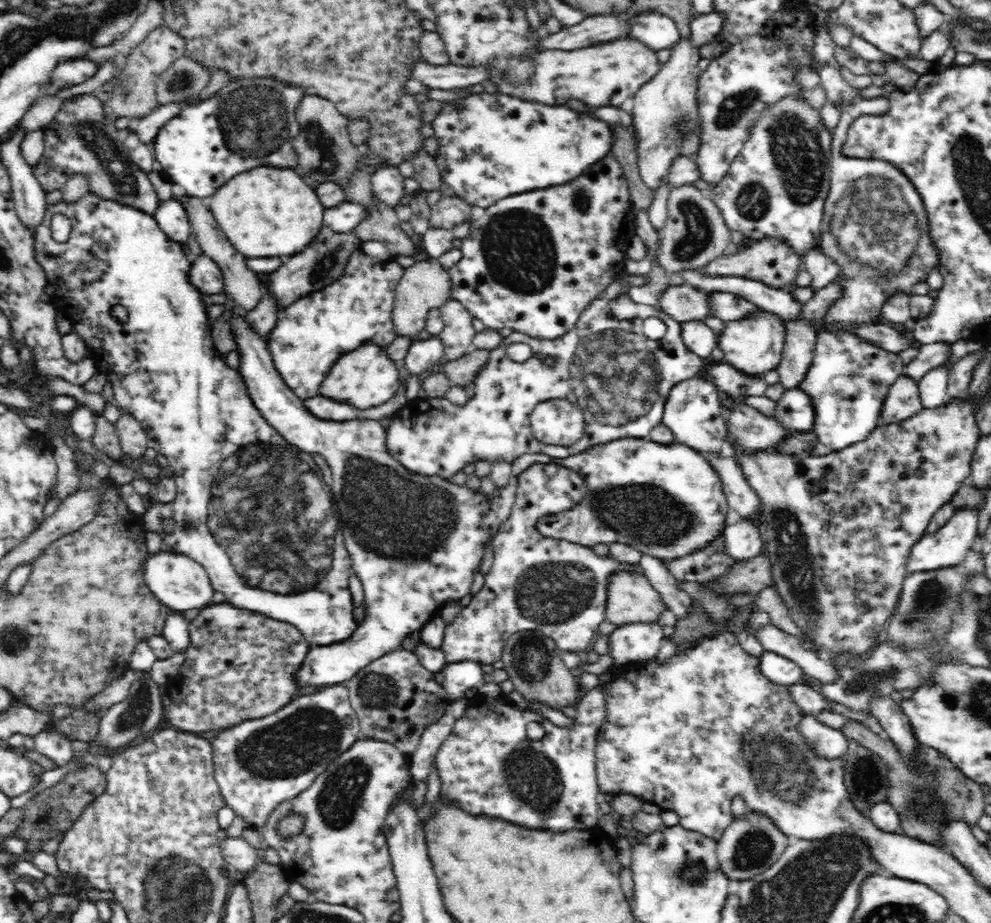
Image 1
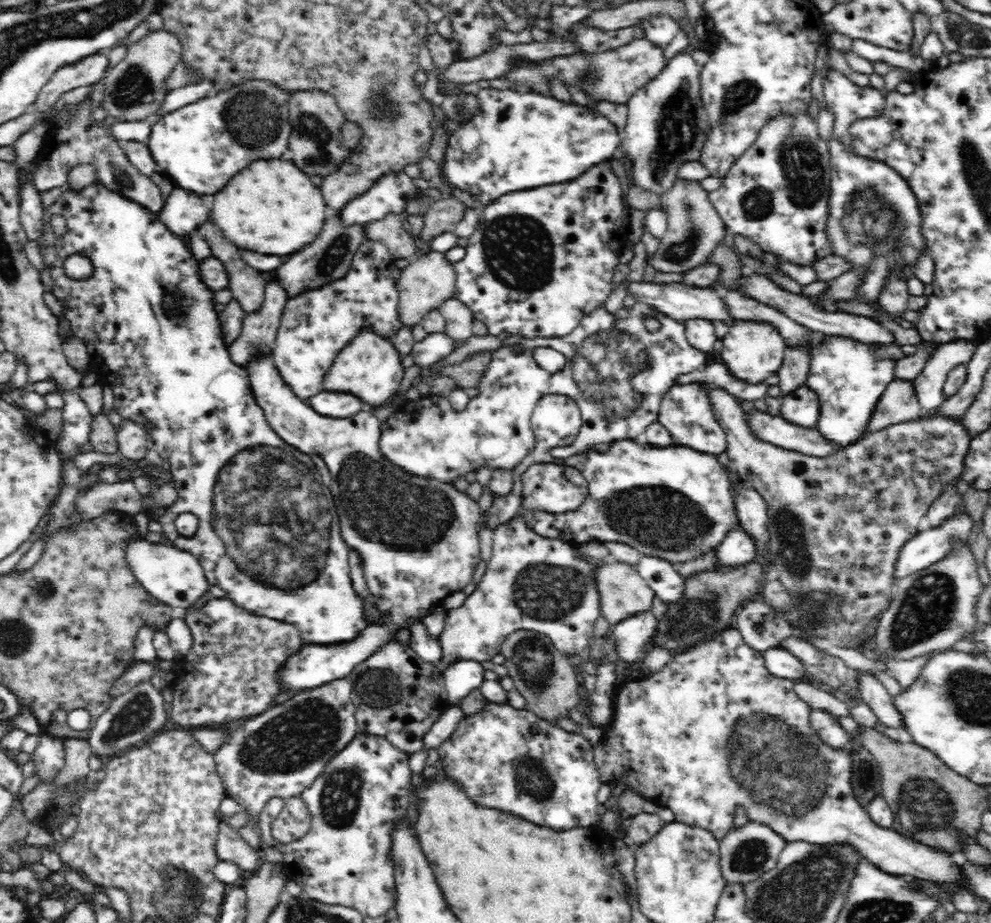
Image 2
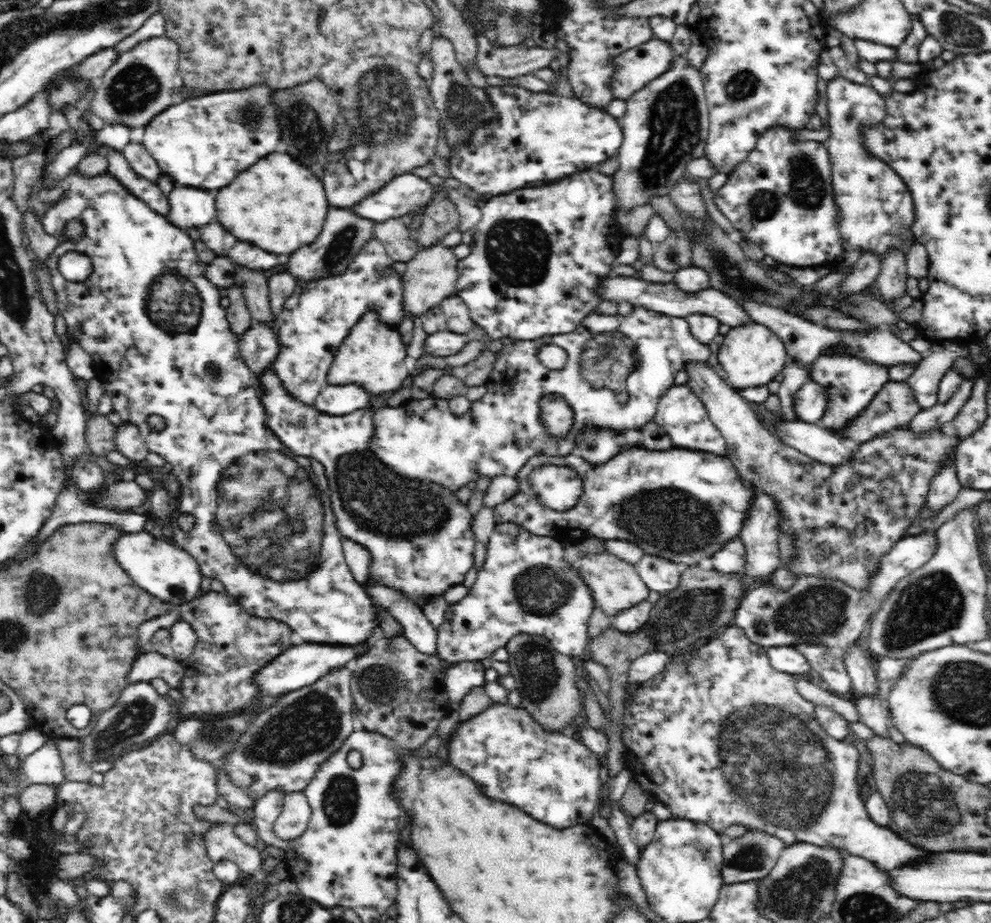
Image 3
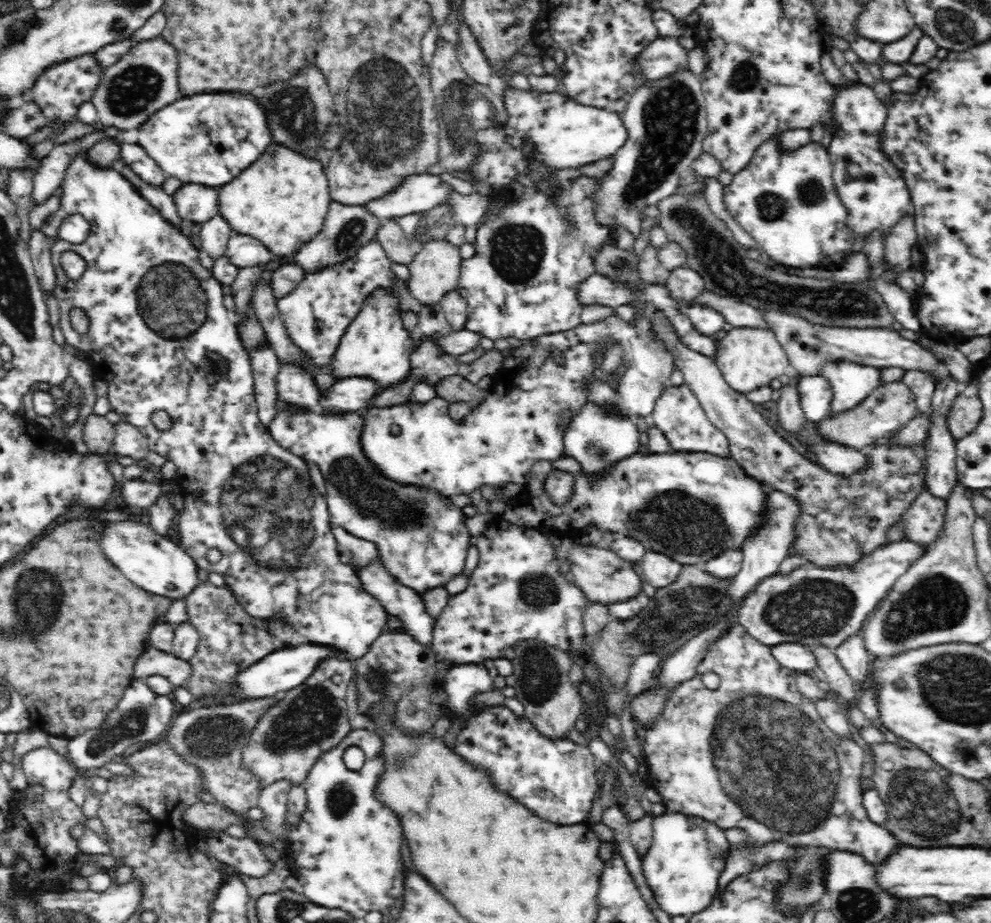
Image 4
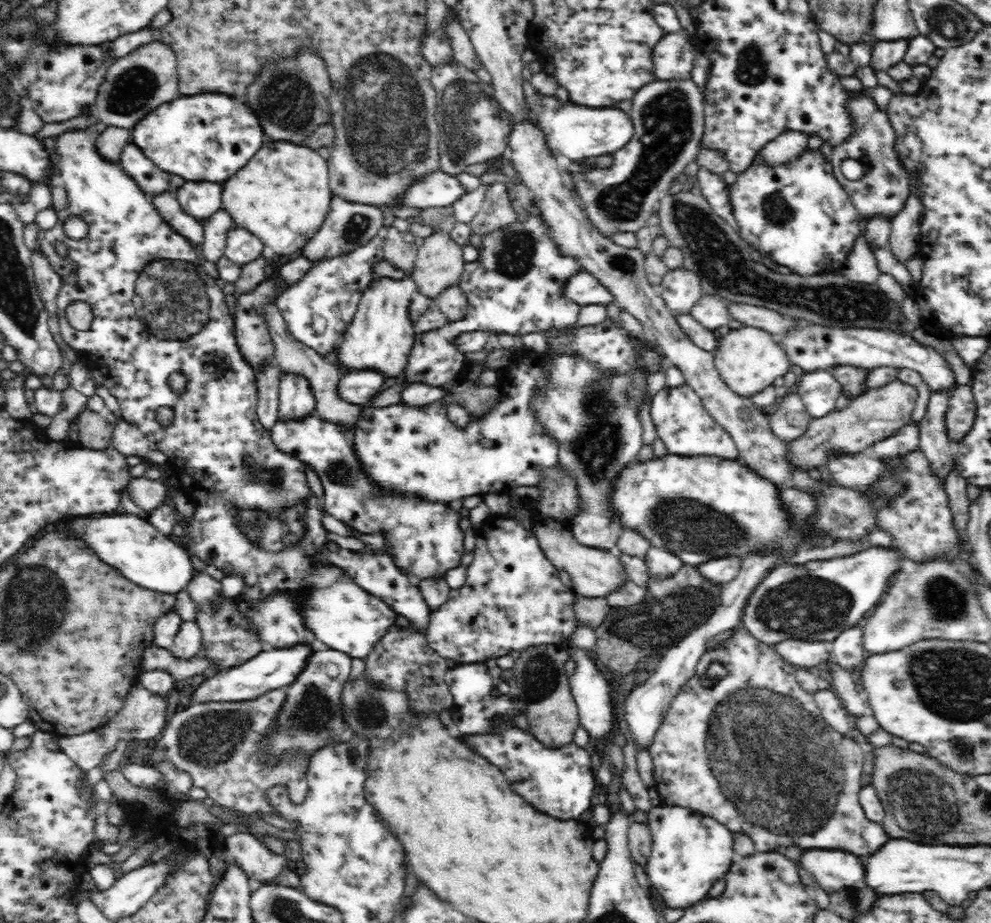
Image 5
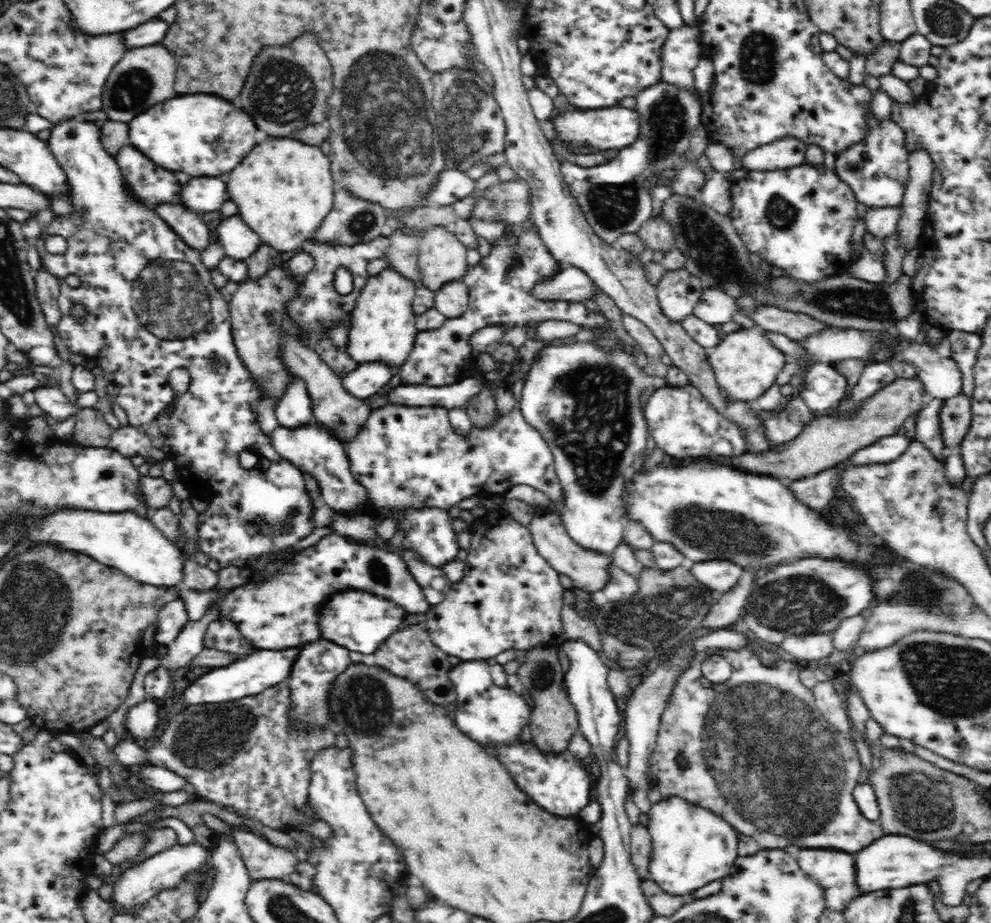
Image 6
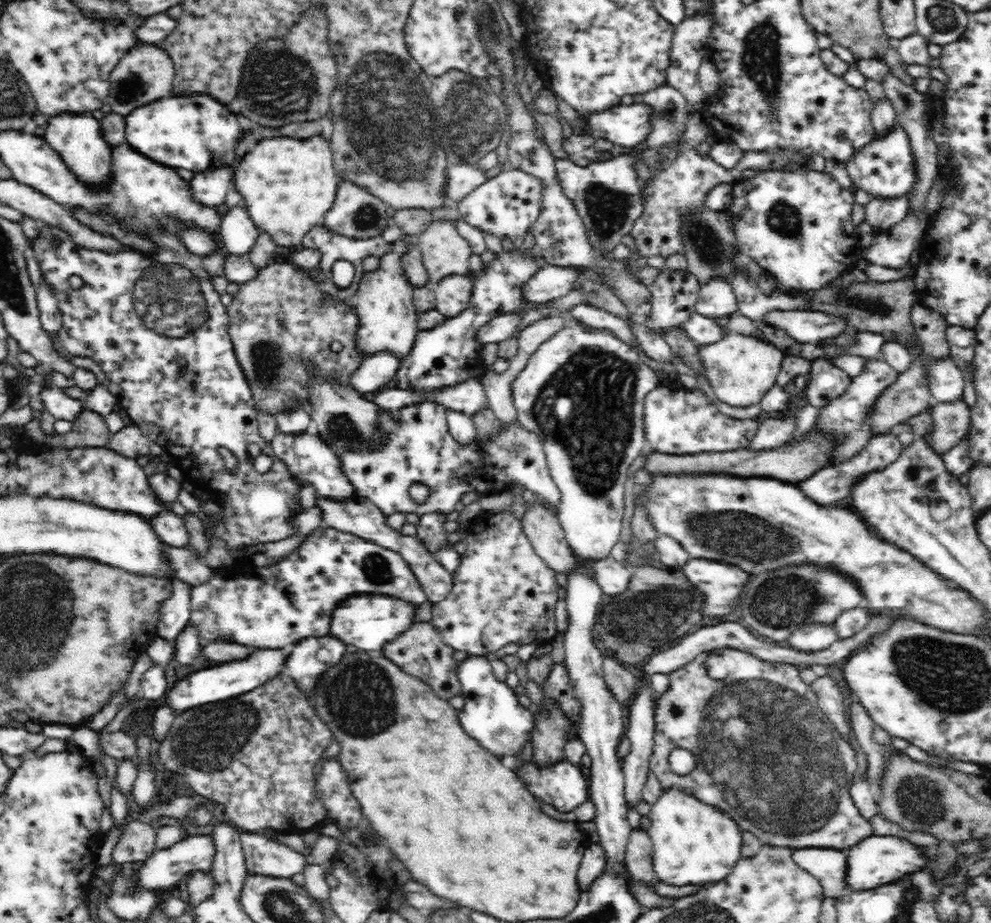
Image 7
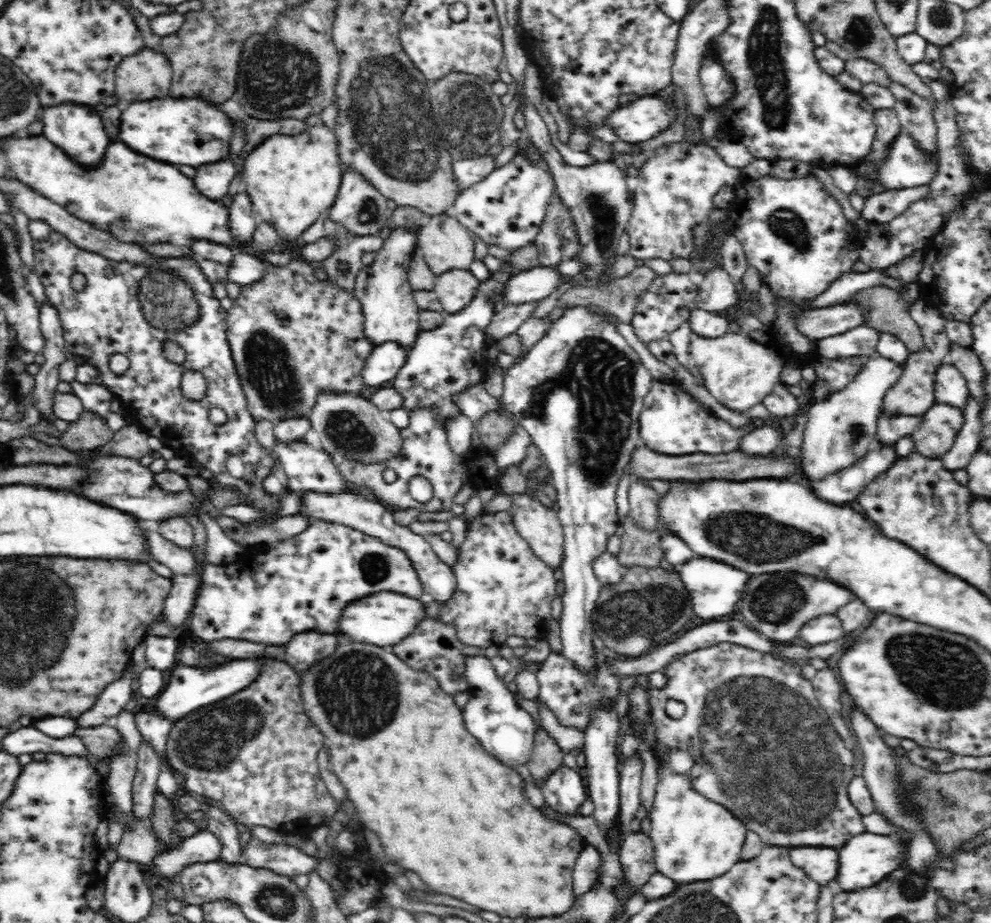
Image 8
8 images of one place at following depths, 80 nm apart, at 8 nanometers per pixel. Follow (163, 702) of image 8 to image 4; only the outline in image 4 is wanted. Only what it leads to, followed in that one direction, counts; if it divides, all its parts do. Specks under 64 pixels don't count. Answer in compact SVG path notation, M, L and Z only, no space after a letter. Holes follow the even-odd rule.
M312 643L301 644L295 647L278 648L278 650L272 651L270 654L267 654L265 657L262 657L257 663L250 665L246 670L242 670L242 672L238 674L238 676L235 678L235 682L237 682L238 694L228 694L228 695L237 695L238 698L240 698L241 700L251 700L251 699L257 699L257 698L264 698L266 695L273 695L276 693L285 693L286 691L292 690L294 687L297 687L298 685L302 685L302 682L304 682L306 678L308 678L310 674L314 672L315 668L320 663L332 657L340 657L340 654L342 654L342 651L340 650L337 650L331 647L326 648L326 646L318 646L318 644L312 644Z

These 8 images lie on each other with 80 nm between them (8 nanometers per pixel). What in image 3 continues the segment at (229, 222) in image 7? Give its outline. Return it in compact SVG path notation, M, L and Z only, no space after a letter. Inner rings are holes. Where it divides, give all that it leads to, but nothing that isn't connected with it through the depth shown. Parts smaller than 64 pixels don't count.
M237 240L228 254L233 262L248 268L258 269L261 272L272 272L279 269L277 254L270 254L270 251L260 250L258 245L248 242Z

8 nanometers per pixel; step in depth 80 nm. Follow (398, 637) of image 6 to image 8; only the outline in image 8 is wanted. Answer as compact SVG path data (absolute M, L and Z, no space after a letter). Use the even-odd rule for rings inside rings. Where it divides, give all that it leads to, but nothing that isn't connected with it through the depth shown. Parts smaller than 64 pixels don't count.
M426 618L418 622L417 628L409 636L410 638L403 638L394 646L394 652L398 652L398 657L402 658L402 661L410 666L418 666L418 670L430 673L434 679L438 680L438 686L441 686L444 693L454 695L468 688L463 674L467 656L462 655L460 651L464 648L464 643L456 637L454 625L438 621L438 618Z

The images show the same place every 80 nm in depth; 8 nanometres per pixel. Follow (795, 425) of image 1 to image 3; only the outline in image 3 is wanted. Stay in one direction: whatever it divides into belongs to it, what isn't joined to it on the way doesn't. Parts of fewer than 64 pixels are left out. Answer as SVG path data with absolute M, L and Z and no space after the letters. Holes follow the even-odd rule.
M813 379L794 394L794 411L798 421L808 424L819 424L825 414L826 402L825 387L818 385Z

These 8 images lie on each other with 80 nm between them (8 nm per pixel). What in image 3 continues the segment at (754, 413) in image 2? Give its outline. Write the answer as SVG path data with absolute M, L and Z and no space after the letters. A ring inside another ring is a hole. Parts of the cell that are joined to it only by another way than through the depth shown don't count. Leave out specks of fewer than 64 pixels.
M772 420L768 429L783 443L789 444L802 454L827 465L844 465L853 458L858 444L849 438L834 435L819 424L798 420Z

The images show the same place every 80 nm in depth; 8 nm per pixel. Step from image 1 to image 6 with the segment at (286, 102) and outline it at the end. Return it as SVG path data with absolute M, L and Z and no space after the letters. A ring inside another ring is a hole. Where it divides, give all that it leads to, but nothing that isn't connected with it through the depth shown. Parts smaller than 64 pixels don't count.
M204 93L179 95L156 103L138 113L128 125L132 146L136 146L142 154L146 154L154 164L174 173L185 172L191 178L227 176L258 144L255 135L258 128L248 113L239 108L235 101Z

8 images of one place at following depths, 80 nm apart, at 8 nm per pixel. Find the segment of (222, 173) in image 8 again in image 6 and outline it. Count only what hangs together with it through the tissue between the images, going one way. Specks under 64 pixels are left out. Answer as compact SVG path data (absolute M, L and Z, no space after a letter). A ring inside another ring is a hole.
M192 177L182 185L181 203L191 213L213 217L227 201L226 182L220 177Z

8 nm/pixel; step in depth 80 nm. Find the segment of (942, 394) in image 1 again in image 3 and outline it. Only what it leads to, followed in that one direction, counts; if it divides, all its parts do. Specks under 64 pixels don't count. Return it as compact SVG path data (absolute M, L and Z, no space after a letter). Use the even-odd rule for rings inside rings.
M961 341L933 342L931 350L907 380L922 409L933 408L938 403L937 396L942 377L953 368L958 359L970 359L970 354L971 346Z

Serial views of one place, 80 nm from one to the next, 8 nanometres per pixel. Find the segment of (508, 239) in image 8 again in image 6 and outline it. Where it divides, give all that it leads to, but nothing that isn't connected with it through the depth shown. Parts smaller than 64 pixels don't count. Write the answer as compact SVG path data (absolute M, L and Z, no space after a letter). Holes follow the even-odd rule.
M524 180L504 182L503 184L491 186L486 189L481 196L481 199L477 202L474 210L471 212L471 216L476 218L482 218L482 220L488 220L494 218L500 220L500 222L506 222L509 228L520 225L520 222L524 222L528 216L530 216L530 205L528 200L531 199L530 189L528 183Z

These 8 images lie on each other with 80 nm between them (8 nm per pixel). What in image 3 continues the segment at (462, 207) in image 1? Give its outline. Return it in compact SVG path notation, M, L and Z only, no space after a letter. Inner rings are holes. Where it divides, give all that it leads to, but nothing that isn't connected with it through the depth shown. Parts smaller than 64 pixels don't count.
M449 198L433 200L421 214L420 228L414 236L424 246L431 247L442 236L457 229L459 218L457 206Z

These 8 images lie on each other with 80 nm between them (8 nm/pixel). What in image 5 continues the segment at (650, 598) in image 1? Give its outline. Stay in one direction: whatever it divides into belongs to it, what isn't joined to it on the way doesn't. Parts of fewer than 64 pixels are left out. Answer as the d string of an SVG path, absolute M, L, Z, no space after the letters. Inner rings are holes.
M546 519L536 522L532 530L543 550L543 554L556 569L566 570L571 578L572 589L578 595L588 598L606 598L614 591L619 591L628 581L628 572L620 561L620 555L615 550L592 548L580 544L570 530L556 519Z

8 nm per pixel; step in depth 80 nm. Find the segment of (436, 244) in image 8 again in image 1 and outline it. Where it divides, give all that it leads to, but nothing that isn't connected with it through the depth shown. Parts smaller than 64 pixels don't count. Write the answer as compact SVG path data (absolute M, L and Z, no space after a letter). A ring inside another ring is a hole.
M418 262L403 271L402 279L395 290L395 302L393 307L393 324L398 338L409 338L411 342L419 341L418 334L426 327L426 318L430 310L440 309L448 301L452 282L449 272L446 272L438 262Z

